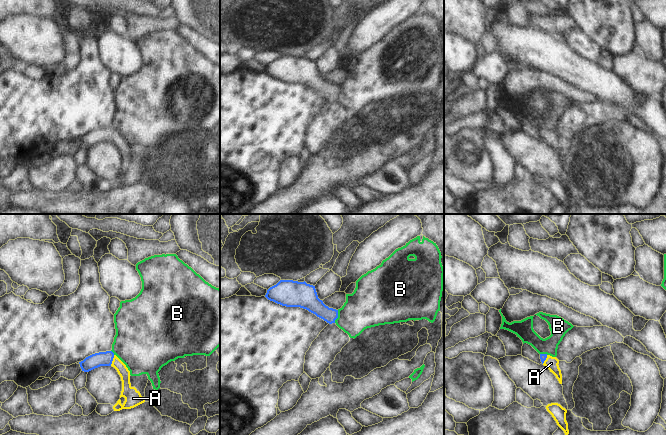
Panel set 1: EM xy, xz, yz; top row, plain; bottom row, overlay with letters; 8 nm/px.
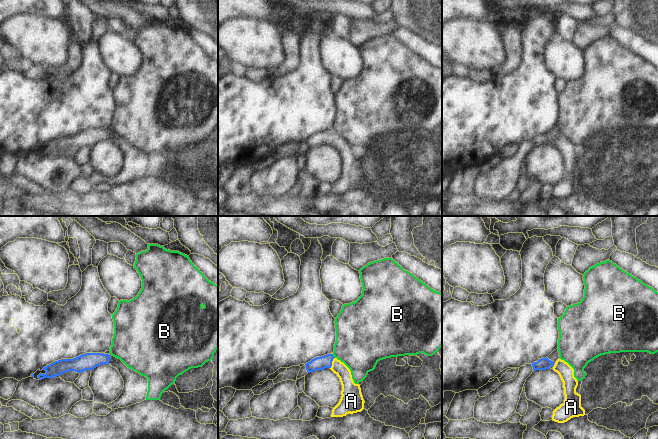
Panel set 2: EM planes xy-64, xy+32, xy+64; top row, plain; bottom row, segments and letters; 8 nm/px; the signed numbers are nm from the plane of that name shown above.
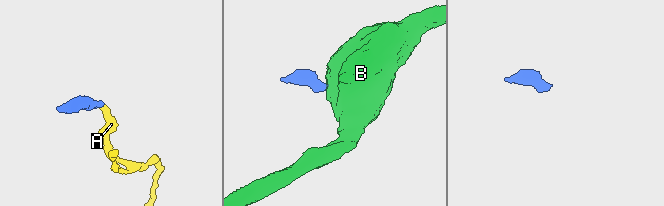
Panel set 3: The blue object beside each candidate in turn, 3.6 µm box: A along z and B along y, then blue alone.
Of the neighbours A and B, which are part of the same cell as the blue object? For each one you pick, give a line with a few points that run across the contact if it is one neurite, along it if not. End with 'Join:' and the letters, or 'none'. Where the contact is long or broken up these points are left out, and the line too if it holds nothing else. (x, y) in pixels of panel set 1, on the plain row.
A: xy (96, 136), (112, 136), (121, 144)
Join: A

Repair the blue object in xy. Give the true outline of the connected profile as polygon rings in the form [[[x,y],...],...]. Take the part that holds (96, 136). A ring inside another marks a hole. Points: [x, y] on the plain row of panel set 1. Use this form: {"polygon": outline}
{"polygon": [[[99,128],[86,133],[83,137],[79,138],[82,147],[89,148],[100,142],[114,143],[121,153],[122,167],[121,173],[125,174],[124,179],[119,175],[113,182],[114,187],[122,185],[131,185],[145,178],[145,174],[141,172],[140,168],[131,162],[130,147],[126,141],[112,128]]]}

